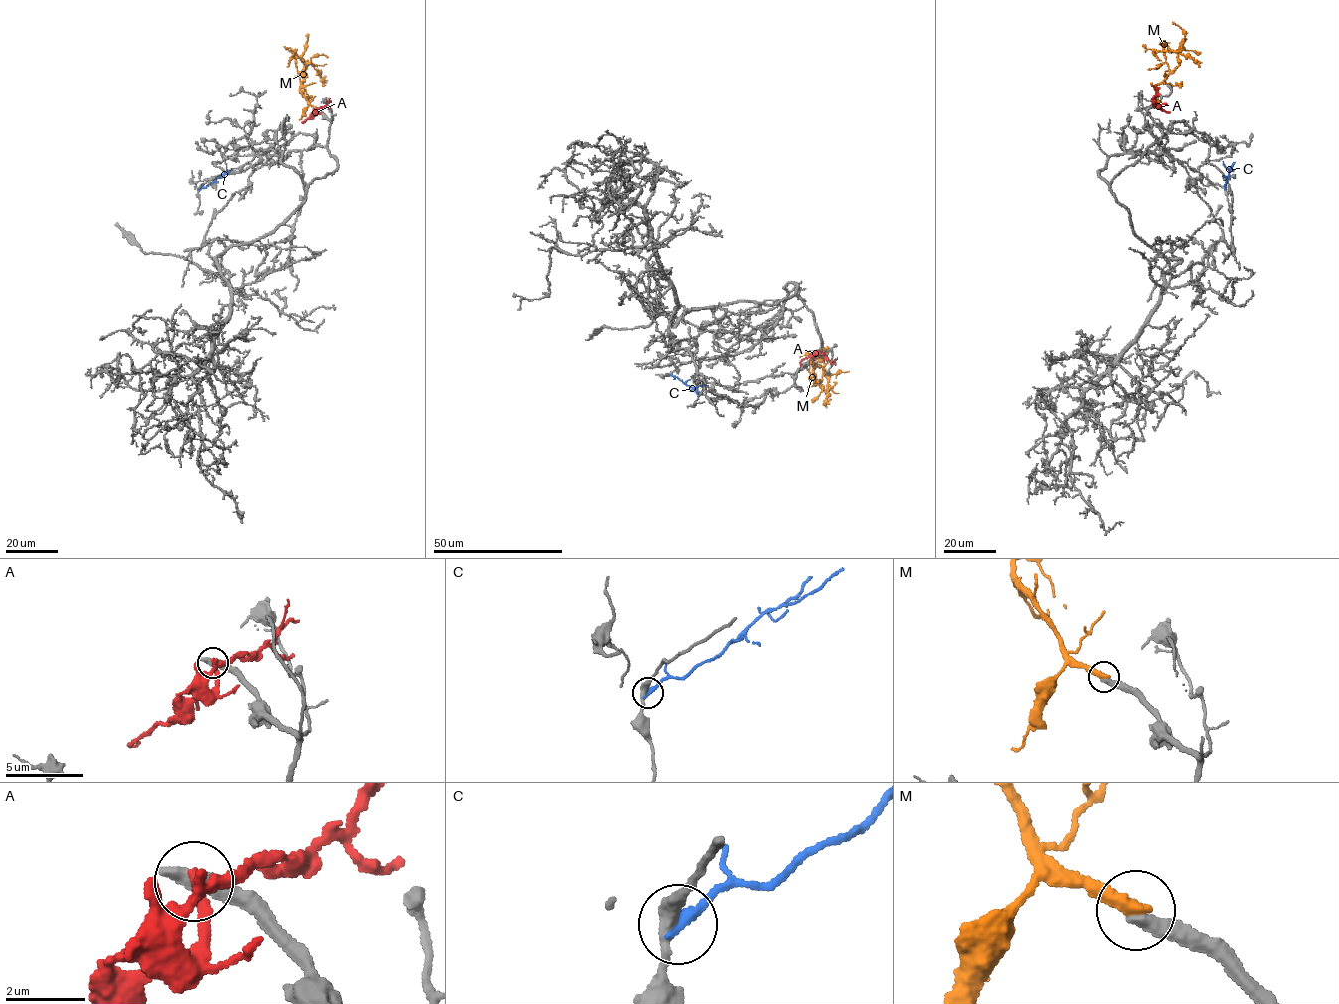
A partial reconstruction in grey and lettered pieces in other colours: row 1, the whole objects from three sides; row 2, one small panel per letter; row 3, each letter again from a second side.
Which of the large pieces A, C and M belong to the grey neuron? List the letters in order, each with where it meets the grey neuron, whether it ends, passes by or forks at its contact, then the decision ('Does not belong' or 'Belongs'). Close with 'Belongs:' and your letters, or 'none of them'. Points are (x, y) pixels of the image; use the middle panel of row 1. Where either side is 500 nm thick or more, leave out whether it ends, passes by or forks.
A: Touches grey at (821, 355). It ends there. Does not belong
C: Touches grey at (670, 374). It ends there. Does not belong
M: Touches grey at (820, 355). It ends there. Belongs
Belongs: M

